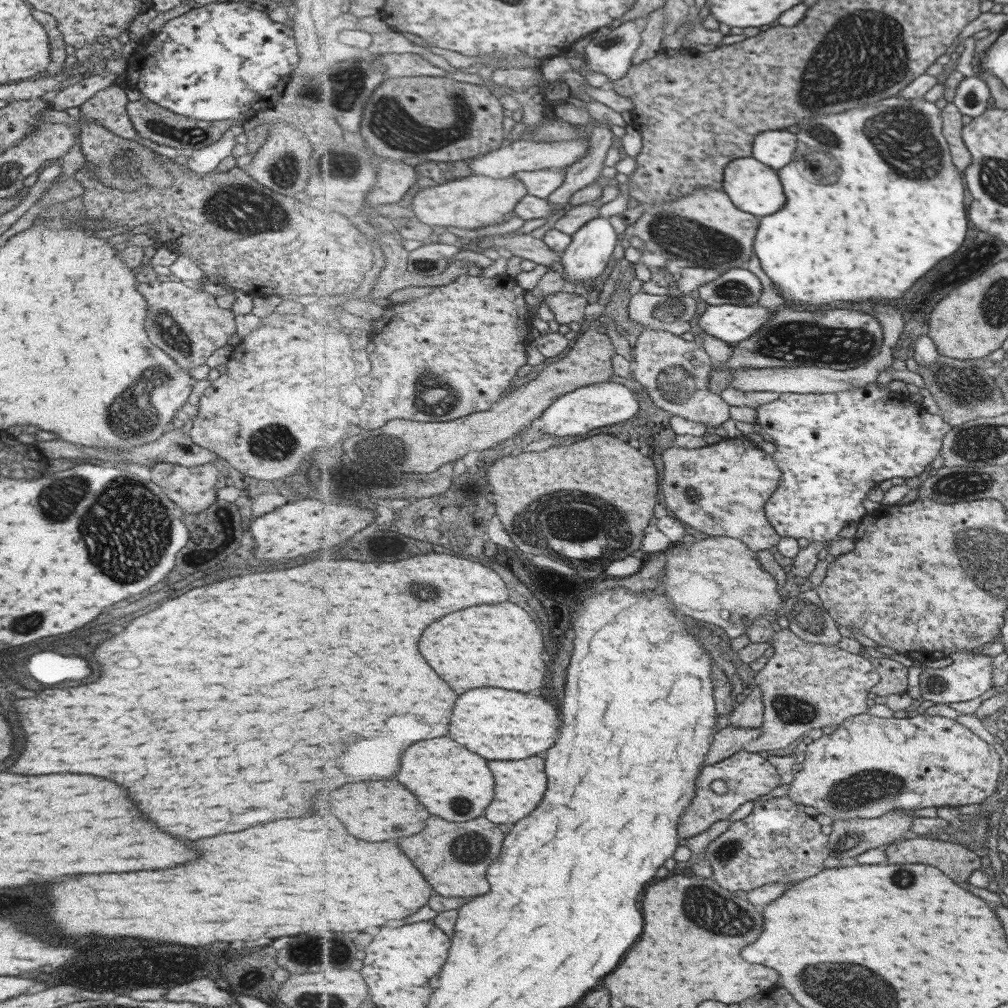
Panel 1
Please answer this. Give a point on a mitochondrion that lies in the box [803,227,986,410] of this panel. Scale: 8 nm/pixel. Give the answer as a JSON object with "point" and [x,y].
{"point":[959,276]}

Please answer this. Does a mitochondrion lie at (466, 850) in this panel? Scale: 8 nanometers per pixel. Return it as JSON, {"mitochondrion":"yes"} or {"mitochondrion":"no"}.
{"mitochondrion":"yes"}

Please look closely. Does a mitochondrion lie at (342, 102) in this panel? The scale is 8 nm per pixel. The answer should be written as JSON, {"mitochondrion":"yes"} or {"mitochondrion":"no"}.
{"mitochondrion":"yes"}

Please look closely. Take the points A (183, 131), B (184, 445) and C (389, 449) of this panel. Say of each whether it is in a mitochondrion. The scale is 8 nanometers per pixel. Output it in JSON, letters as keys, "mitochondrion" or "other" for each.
{"A":"mitochondrion","B":"mitochondrion","C":"mitochondrion"}

